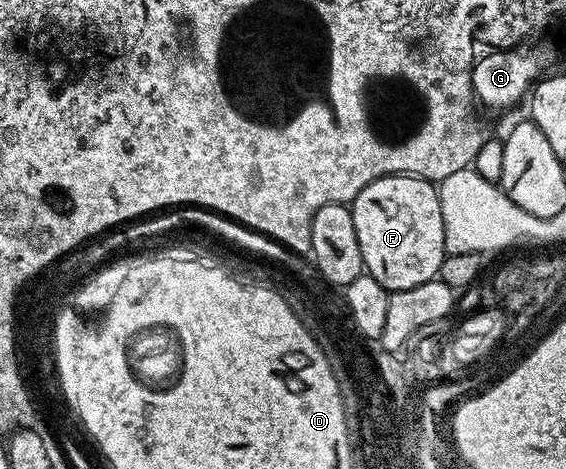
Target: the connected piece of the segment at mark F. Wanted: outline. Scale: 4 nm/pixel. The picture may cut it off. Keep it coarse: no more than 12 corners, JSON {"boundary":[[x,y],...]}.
{"boundary":[[383,177],[350,202],[367,276],[418,287],[442,267],[437,186]]}

